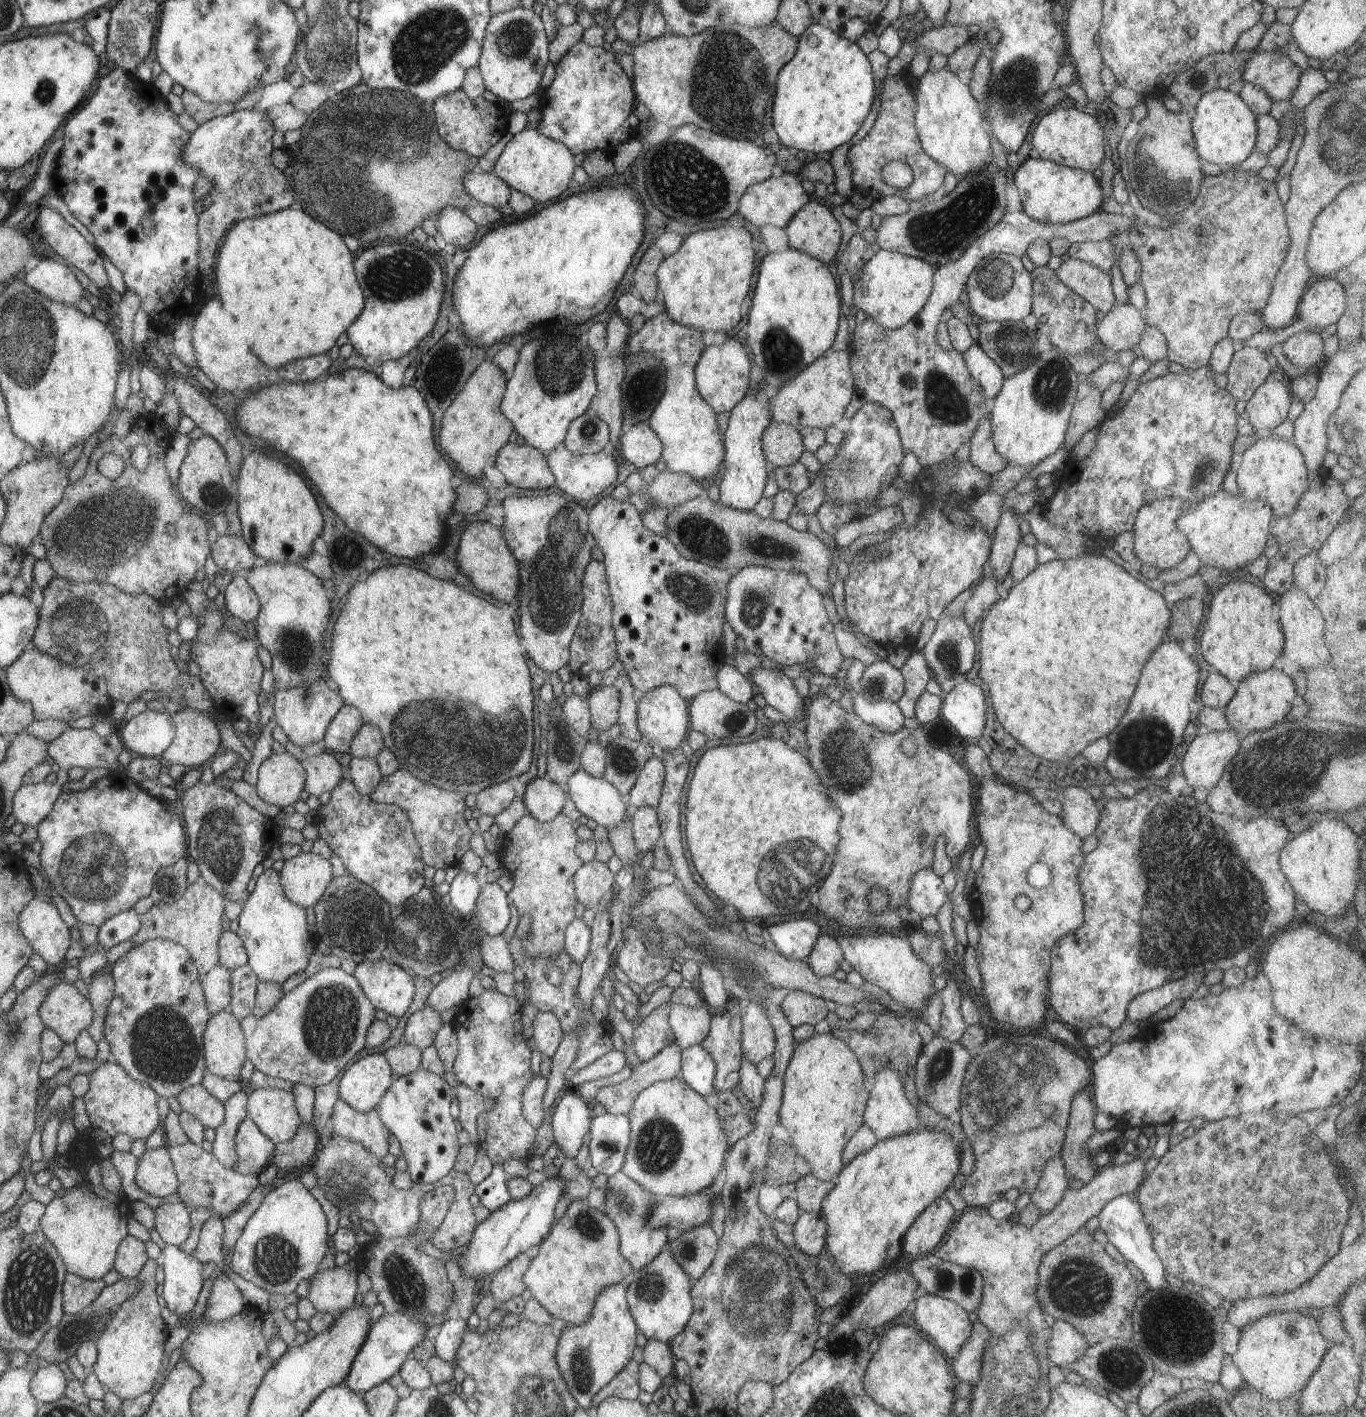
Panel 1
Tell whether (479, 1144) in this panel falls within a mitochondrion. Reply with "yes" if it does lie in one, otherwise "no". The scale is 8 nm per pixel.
no

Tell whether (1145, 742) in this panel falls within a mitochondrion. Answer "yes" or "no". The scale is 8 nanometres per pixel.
yes

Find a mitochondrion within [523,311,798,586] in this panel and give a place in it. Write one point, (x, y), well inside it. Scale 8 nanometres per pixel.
(557, 372)

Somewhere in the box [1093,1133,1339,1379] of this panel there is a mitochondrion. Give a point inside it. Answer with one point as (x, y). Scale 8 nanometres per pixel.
(1178, 1333)

